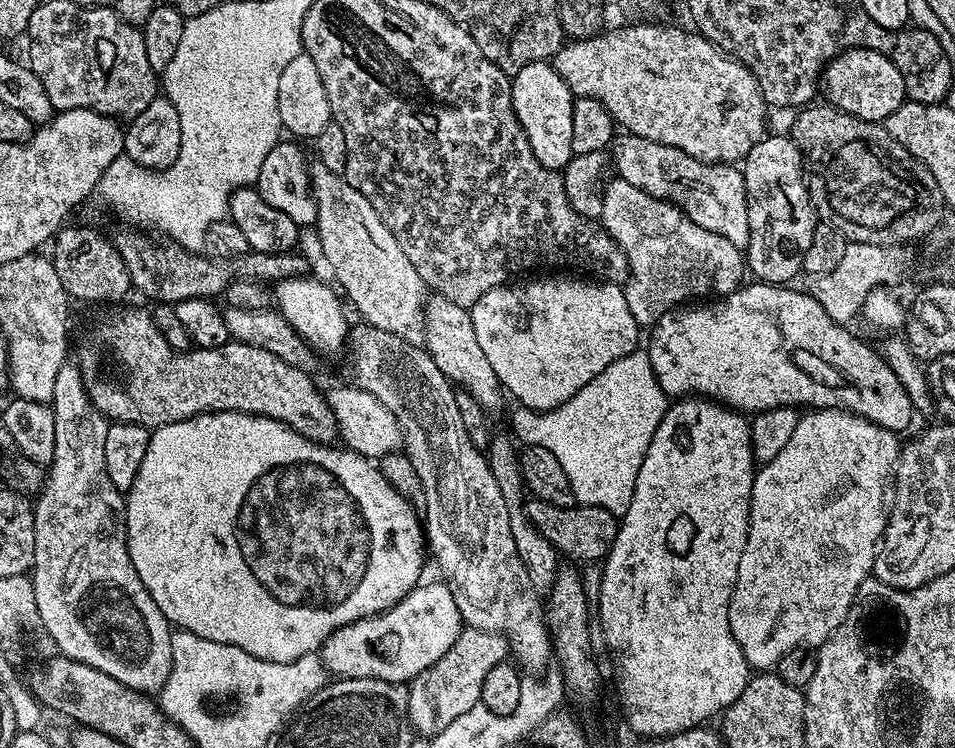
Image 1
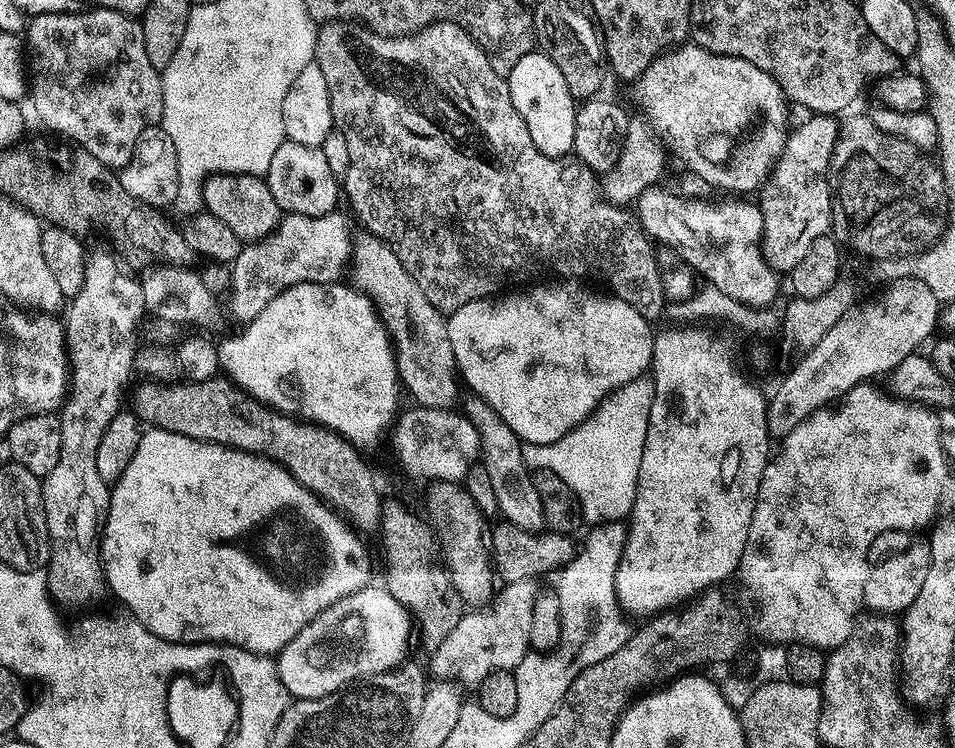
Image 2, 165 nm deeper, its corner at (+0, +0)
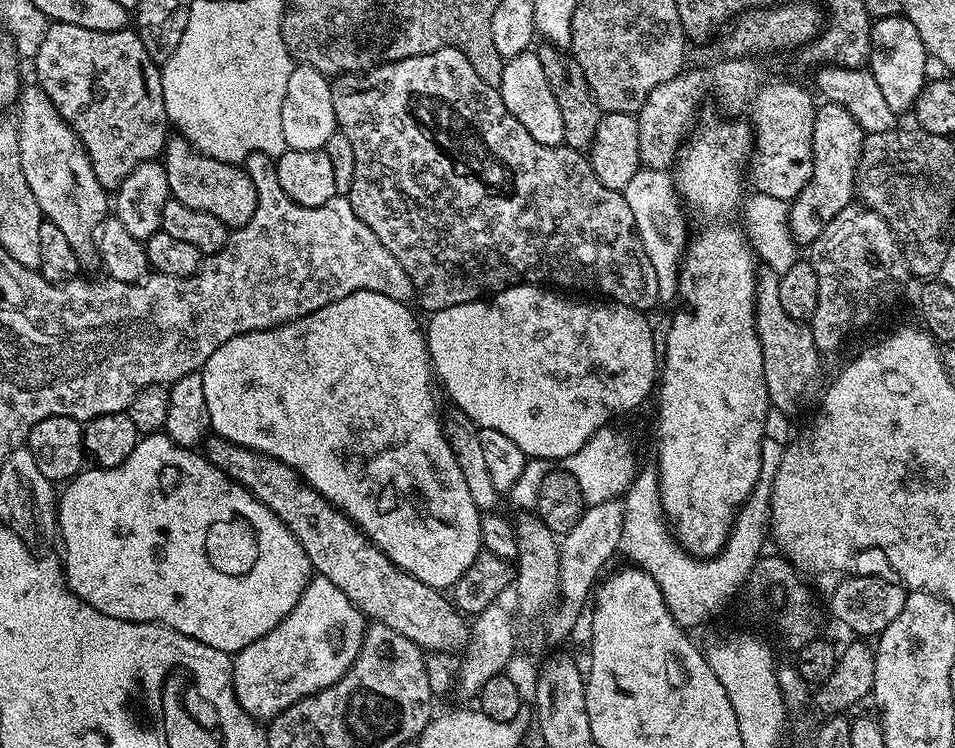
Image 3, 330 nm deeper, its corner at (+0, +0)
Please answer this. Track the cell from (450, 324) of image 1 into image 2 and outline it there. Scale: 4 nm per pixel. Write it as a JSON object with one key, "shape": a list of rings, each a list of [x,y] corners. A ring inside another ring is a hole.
{"shape":[[[469,395],[467,399],[463,401],[465,404],[464,408],[462,404],[462,412],[480,435],[482,467],[486,474],[490,474],[490,483],[494,495],[498,498],[500,516],[507,523],[527,532],[539,534],[545,531],[542,502],[538,498],[538,490],[534,490],[533,473],[524,461],[524,444],[514,434],[514,430],[510,430],[510,426],[506,426],[506,422],[502,422],[502,418],[498,418],[498,414],[484,400],[473,395]]]}

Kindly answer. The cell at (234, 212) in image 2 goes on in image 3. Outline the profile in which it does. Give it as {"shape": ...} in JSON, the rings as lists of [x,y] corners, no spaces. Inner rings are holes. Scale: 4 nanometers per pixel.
{"shape":[[[179,134],[173,135],[165,143],[162,163],[171,199],[182,202],[182,206],[190,206],[190,210],[206,210],[206,214],[214,214],[214,218],[218,218],[230,230],[246,226],[246,222],[254,218],[254,210],[258,206],[258,190],[254,190],[250,174],[240,164],[204,156]]]}

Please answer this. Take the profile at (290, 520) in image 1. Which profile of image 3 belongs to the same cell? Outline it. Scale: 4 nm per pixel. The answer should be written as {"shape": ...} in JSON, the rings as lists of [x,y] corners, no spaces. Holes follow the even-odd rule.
{"shape":[[[163,431],[141,435],[136,441],[130,458],[113,468],[99,466],[85,467],[77,476],[63,485],[58,496],[56,523],[58,536],[64,540],[64,556],[62,555],[62,575],[68,589],[80,600],[85,600],[90,607],[102,614],[110,614],[110,618],[122,618],[130,622],[146,622],[147,624],[165,624],[178,634],[186,634],[199,644],[214,646],[214,650],[222,650],[229,654],[241,652],[250,642],[268,636],[274,626],[298,606],[298,598],[302,598],[302,590],[306,590],[308,581],[314,575],[314,569],[306,550],[298,542],[298,538],[284,525],[282,518],[274,514],[252,495],[248,489],[230,479],[221,468],[215,468],[208,461],[207,455],[199,451],[178,446]]]}

